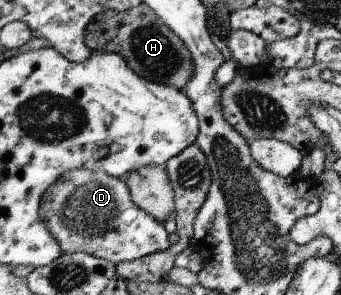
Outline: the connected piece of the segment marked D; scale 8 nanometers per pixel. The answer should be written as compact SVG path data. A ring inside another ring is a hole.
M103 168L69 170L55 184L51 184L42 195L41 206L39 206L41 220L49 228L53 240L57 240L62 253L84 252L117 265L167 250L170 246L164 223L155 220L145 210L141 210L133 202L126 182L121 178L109 176Z

